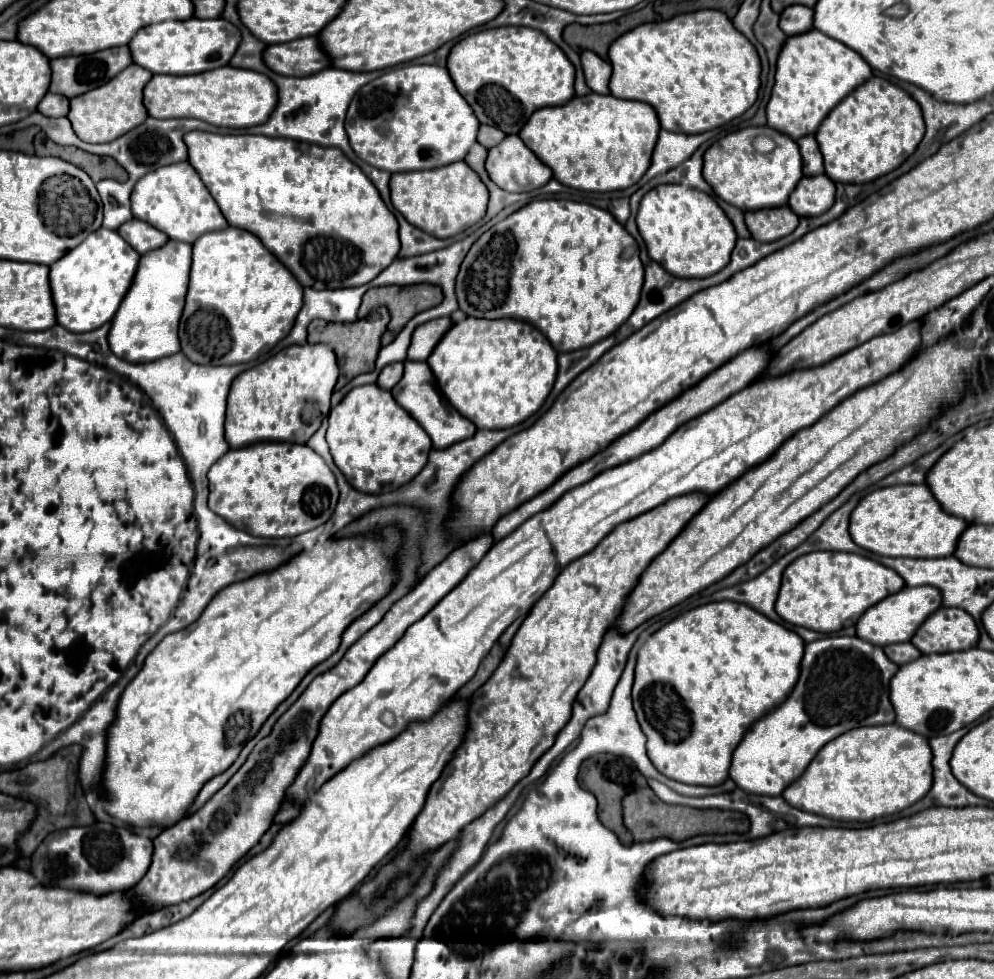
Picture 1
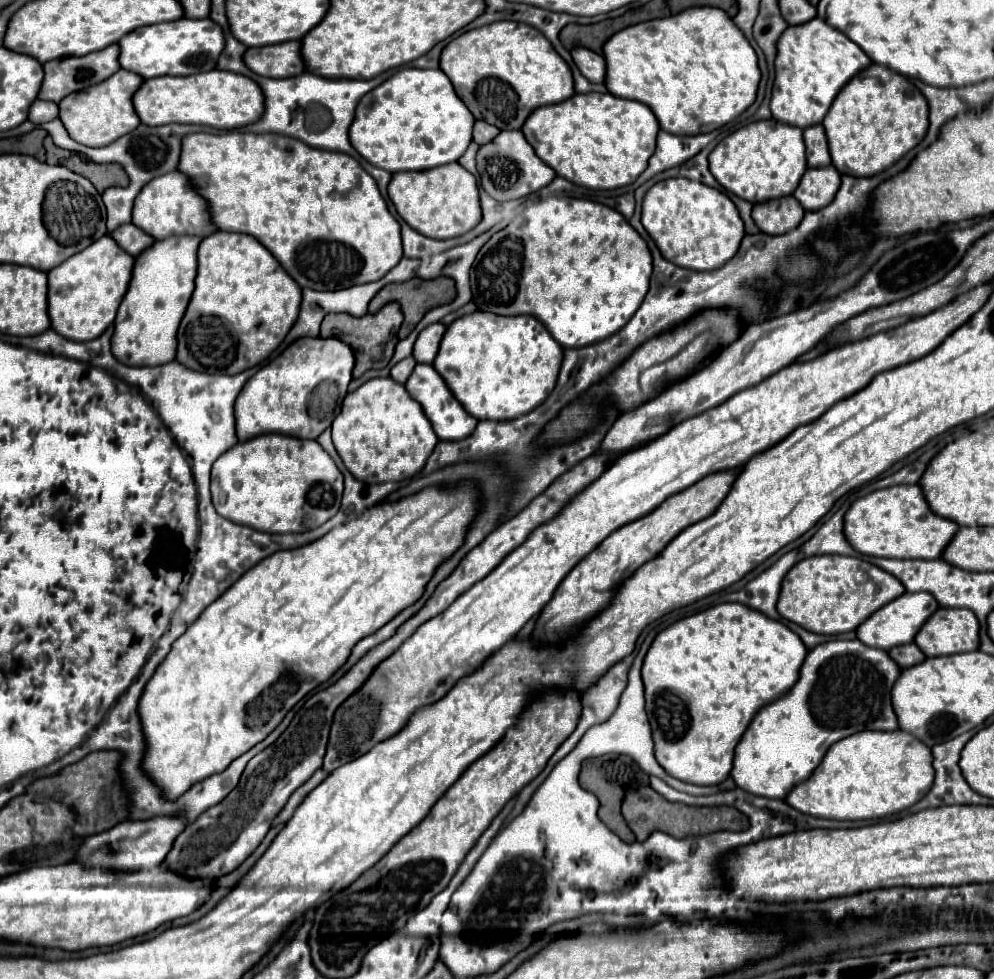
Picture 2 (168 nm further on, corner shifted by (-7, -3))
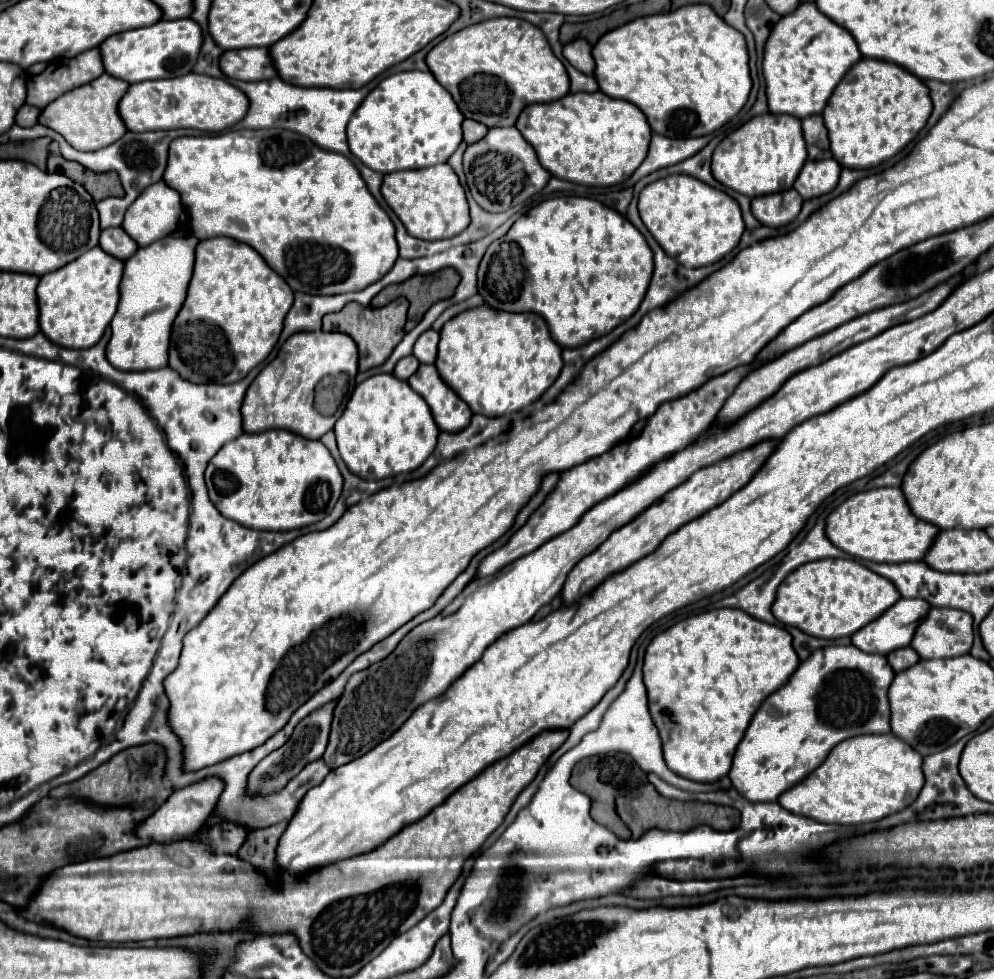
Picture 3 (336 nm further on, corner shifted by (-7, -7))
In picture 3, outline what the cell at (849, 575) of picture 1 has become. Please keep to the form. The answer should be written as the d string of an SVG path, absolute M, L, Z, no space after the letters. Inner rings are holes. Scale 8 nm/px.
M825 558L807 562L801 568L793 570L781 582L771 610L773 616L787 626L801 628L801 632L817 638L833 640L851 636L871 620L879 618L899 598L901 596L897 588L889 580L877 576L863 564L847 558Z

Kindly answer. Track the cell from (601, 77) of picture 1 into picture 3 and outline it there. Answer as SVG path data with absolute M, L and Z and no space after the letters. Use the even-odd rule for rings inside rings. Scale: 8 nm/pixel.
M573 40L573 42L569 42L563 48L563 56L579 72L583 72L587 76L593 76L593 72L595 72L595 60L593 60L591 46L589 46L587 40Z

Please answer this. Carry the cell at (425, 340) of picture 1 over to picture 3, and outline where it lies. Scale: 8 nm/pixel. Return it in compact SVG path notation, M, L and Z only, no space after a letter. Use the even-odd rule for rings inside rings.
M427 330L417 338L415 348L413 348L413 356L417 356L417 360L421 364L435 364L437 344L439 344L439 332Z

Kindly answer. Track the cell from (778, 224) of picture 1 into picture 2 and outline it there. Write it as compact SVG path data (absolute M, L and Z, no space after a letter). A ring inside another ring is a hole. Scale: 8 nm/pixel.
M783 196L777 200L761 202L753 206L753 220L765 234L785 234L799 226L805 210L795 196Z

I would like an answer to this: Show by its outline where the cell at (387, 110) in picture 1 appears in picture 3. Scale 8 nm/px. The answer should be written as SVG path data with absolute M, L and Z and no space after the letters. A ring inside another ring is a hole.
M421 70L399 72L381 80L379 86L373 88L369 96L361 102L361 106L347 124L347 142L353 156L357 156L371 170L377 170L381 174L391 174L397 170L417 170L447 162L451 158L451 154L463 142L463 132L461 132L463 120L465 116L457 112L457 104L453 104L449 92L445 92L445 88L437 84L431 72L421 72Z

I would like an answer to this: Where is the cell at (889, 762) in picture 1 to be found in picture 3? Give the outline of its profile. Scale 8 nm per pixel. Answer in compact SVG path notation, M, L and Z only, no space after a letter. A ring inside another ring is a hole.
M893 734L849 738L829 752L821 768L813 770L803 782L783 792L777 802L793 814L825 824L855 826L875 822L907 808L907 804L913 804L917 792L921 792L921 784L925 784L921 764L923 756Z

